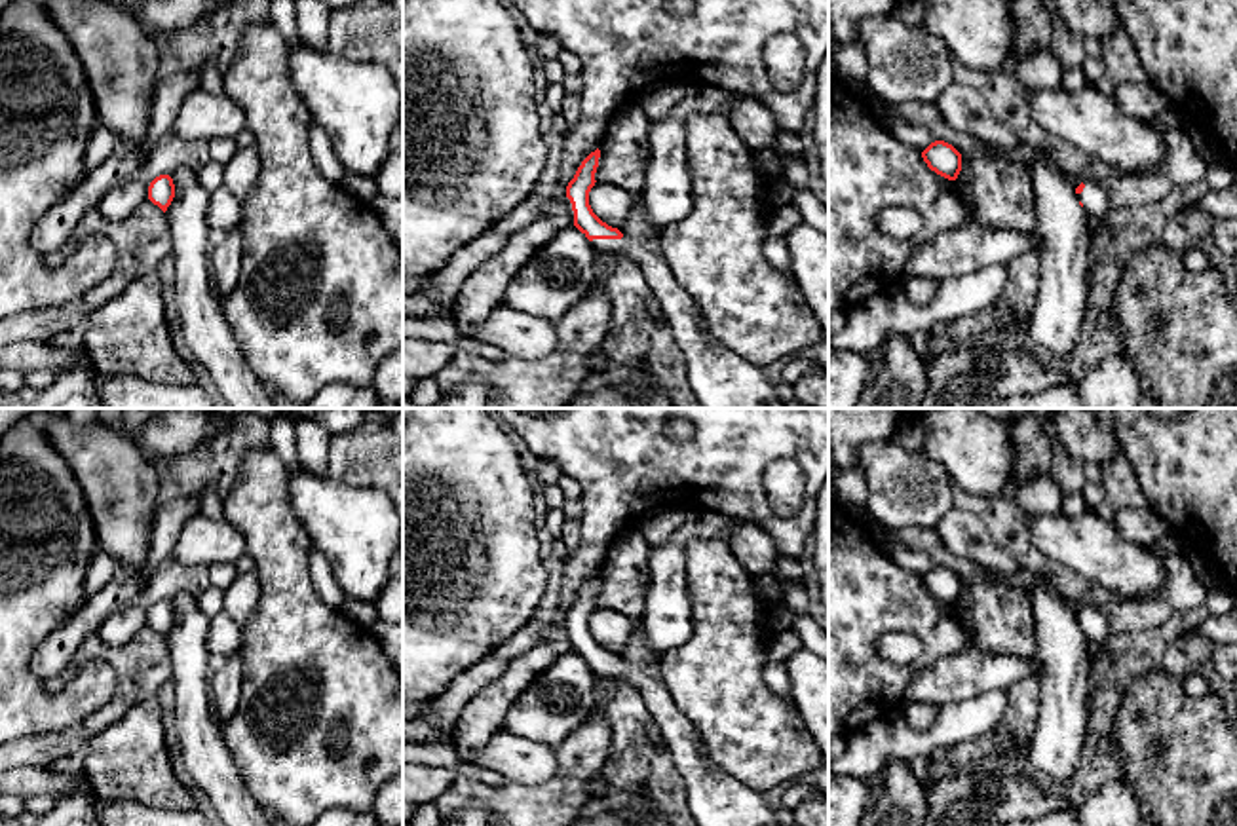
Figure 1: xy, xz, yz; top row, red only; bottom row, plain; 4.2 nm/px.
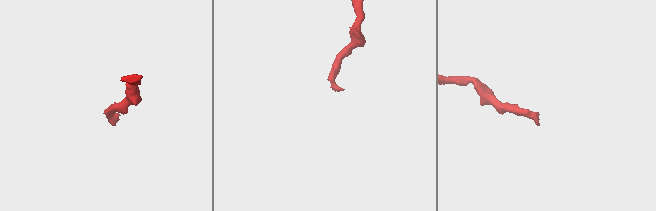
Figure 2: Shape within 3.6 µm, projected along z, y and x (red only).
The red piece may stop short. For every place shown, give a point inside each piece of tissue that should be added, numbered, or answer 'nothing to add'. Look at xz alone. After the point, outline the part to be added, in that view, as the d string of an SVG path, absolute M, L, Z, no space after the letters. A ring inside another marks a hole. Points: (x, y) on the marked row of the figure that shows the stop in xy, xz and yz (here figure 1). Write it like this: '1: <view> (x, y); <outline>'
1: xz (721, 378); M648 213L646 220L654 230L650 239L593 239L591 245L602 258L629 258L642 270L654 298L659 302L659 319L669 325L682 351L688 382L697 401L703 408L787 408L760 366L741 359L711 334L695 300L676 283L673 270L663 258L659 245L661 230L654 226Z

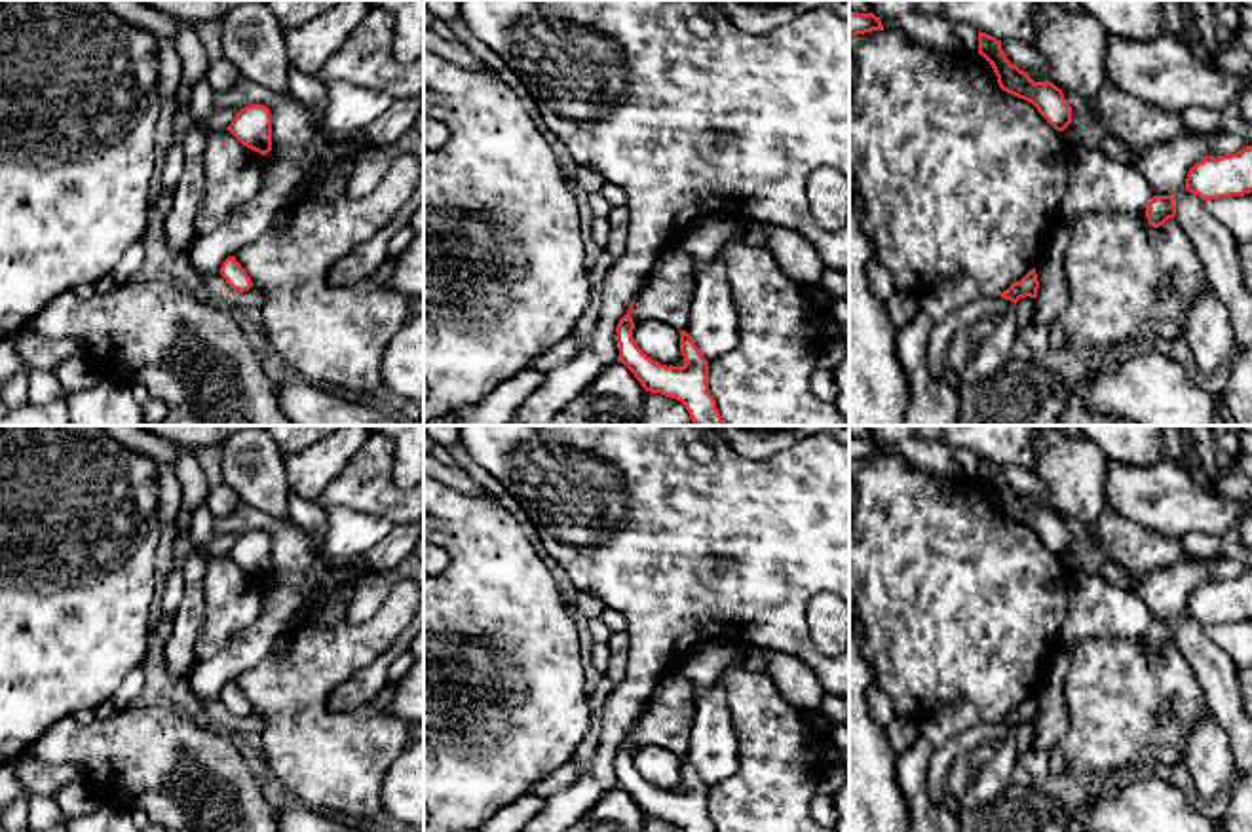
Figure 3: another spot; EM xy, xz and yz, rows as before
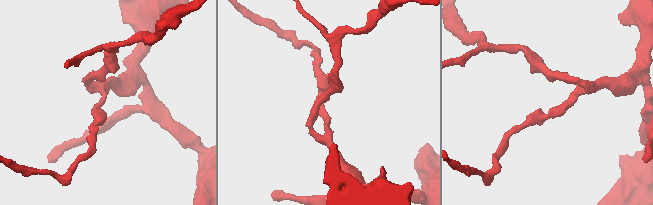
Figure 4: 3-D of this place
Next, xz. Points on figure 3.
nothing to add

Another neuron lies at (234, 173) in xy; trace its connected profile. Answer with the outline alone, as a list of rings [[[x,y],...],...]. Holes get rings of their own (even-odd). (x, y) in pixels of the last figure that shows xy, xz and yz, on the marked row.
[[[228,129],[207,135],[203,198],[196,213],[198,236],[218,228],[262,188],[266,156],[243,146]]]

